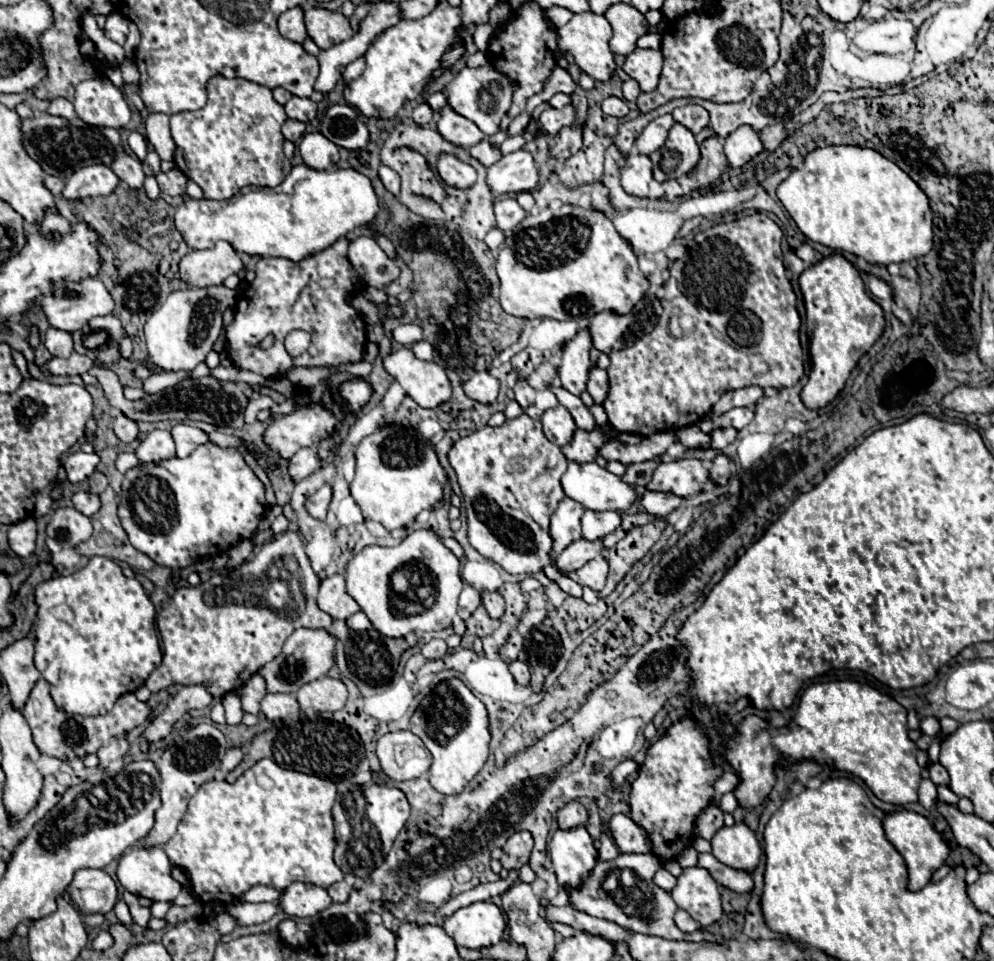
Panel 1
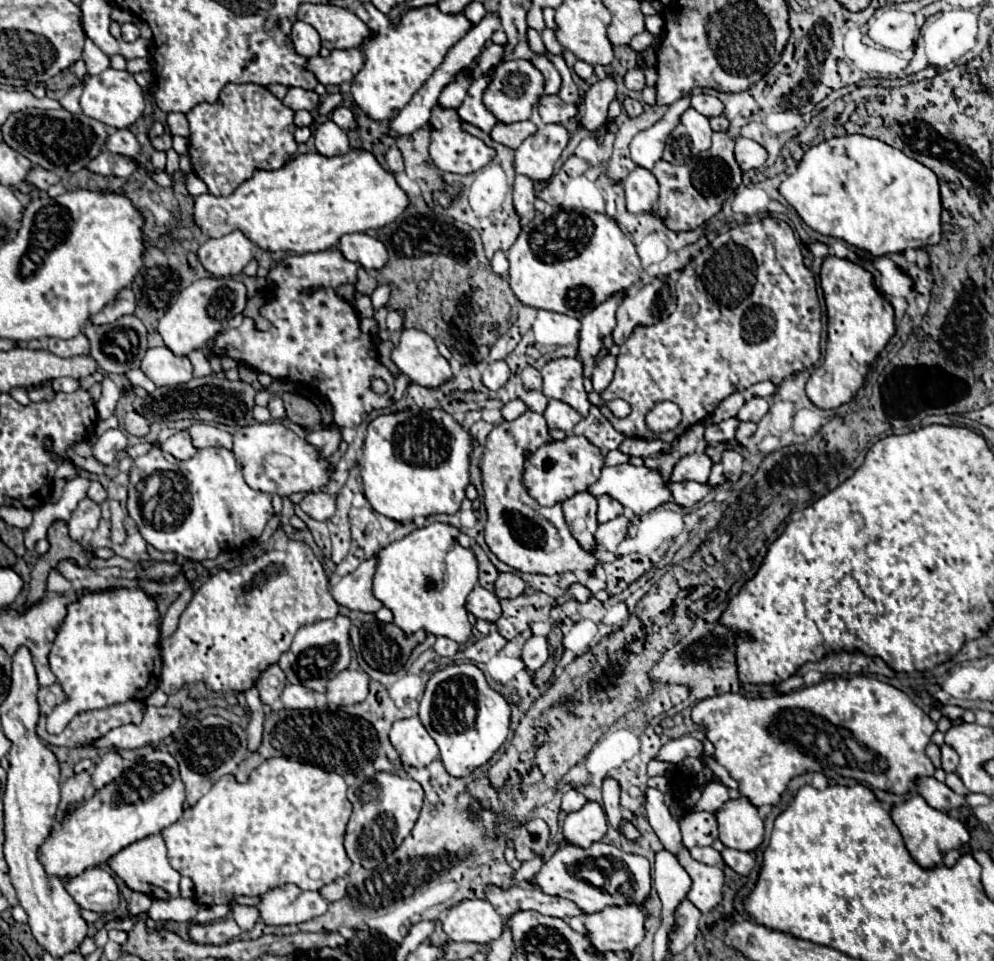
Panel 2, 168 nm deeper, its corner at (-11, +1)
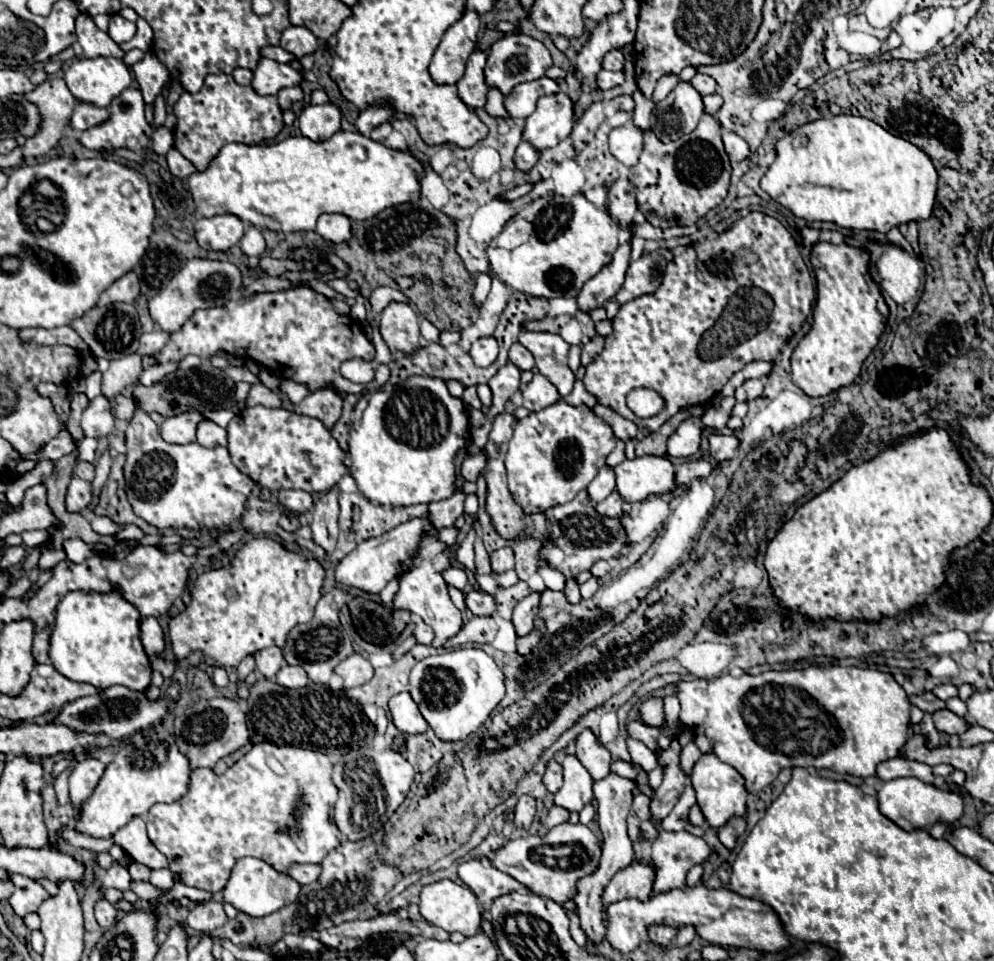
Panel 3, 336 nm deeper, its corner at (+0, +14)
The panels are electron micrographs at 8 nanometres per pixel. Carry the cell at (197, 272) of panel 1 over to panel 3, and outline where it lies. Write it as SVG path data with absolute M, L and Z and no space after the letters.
M220 214L212 218L198 218L194 224L196 240L204 250L228 250L240 242L244 222L234 214Z

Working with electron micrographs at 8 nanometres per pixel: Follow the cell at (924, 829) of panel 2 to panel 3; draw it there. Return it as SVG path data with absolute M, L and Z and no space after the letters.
M896 778L880 786L878 808L886 818L896 822L900 828L914 830L914 828L928 828L934 822L946 822L946 824L956 822L962 814L962 800L958 794L936 788L934 784L920 782L918 778Z

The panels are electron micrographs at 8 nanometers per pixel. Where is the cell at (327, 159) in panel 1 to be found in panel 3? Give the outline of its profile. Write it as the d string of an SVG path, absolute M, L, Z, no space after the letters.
M308 104L298 116L298 124L300 132L306 138L322 142L340 130L340 110L334 104L322 104L322 106Z

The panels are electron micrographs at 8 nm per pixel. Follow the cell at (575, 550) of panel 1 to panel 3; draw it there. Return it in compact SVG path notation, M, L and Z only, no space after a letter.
M614 490L604 502L598 502L598 504L596 504L596 510L598 510L602 516L606 514L606 516L610 516L610 518L616 518L616 516L622 516L622 502L624 502L622 496Z

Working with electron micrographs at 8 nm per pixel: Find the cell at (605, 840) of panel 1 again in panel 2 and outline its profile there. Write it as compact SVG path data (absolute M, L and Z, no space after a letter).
M603 779L603 809L605 809L609 825L613 829L619 829L623 815L621 815L621 805L619 805L619 785L613 779Z

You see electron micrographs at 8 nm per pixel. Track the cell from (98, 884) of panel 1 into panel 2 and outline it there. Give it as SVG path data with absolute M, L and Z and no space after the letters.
M99 867L87 869L81 875L69 879L65 889L79 907L89 911L109 913L119 907L117 883L107 871Z

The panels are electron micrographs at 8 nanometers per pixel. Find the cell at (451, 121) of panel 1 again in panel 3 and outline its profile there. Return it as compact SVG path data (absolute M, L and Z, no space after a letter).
M488 50L472 52L466 64L466 72L462 80L456 84L462 102L468 104L470 108L484 108L486 104L486 92L488 92L488 84L484 82L486 56L488 56Z

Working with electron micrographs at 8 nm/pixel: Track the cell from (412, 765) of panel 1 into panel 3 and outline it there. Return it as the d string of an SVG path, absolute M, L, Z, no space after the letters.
M400 692L396 696L390 698L388 702L394 724L400 732L404 734L418 734L418 732L426 732L428 730L428 722L424 720L424 716L420 714L416 702L412 700L410 692Z

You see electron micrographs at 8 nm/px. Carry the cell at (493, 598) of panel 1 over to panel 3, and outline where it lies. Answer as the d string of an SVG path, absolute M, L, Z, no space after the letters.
M508 546L492 552L490 558L492 558L492 570L494 572L506 572L506 570L514 568L514 552Z

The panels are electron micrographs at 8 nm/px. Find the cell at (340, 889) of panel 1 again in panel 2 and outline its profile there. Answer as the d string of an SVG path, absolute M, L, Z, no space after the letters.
M337 879L337 881L321 887L319 893L321 893L327 901L339 901L339 899L343 899L343 895L347 893L347 881L345 881L345 879Z

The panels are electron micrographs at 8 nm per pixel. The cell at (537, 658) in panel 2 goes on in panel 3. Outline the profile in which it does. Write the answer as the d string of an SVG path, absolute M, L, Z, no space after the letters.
M530 592L526 598L522 598L512 614L512 624L516 628L518 636L526 636L532 630L532 622L538 614L540 606L540 592Z

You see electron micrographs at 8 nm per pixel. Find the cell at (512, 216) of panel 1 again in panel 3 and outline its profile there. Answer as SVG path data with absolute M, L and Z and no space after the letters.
M520 142L514 162L520 170L530 170L538 162L538 158L540 158L540 150L532 150L532 146L528 146L528 142Z

